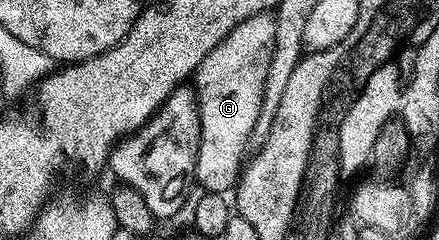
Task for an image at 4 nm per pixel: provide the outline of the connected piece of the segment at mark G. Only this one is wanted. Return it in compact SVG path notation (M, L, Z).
M274 18L241 21L195 71L193 90L199 104L199 152L194 182L200 183L203 191L230 192L230 187L232 190L241 177L243 153L249 149L249 133L261 111L265 73L269 73L269 60L273 58L274 36Z

